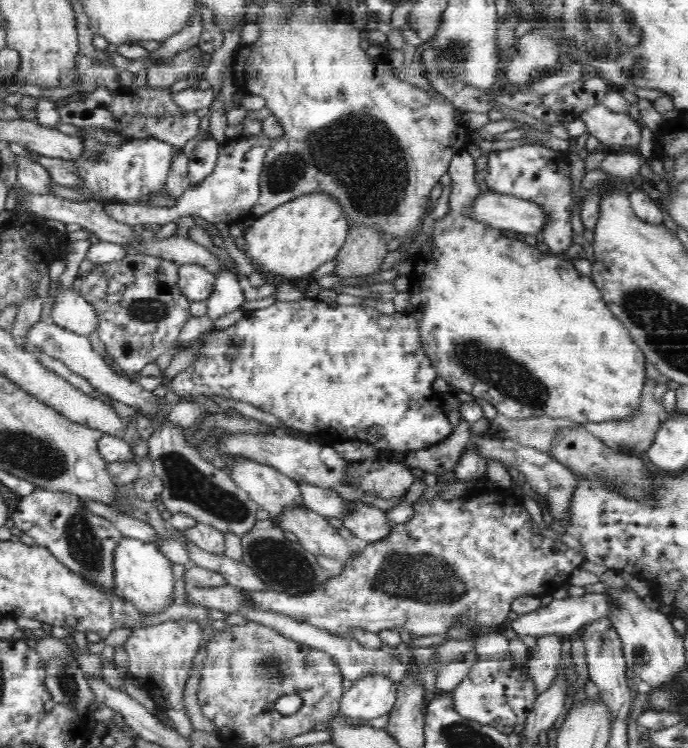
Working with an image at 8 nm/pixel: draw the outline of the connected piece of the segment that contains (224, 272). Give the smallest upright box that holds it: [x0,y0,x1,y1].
[206,264,245,322]

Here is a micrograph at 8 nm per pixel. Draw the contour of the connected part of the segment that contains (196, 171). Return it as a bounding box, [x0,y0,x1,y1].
[189,135,219,185]

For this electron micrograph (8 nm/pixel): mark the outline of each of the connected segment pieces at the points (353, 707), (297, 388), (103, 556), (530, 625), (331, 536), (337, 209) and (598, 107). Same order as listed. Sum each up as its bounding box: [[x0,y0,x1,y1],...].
[[339,674,397,720],[170,298,454,452],[12,488,123,589],[510,593,611,638],[277,508,358,564],[242,190,349,281],[580,103,640,150]]

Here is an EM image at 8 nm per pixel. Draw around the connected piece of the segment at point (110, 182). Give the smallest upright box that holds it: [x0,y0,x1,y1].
[74,139,177,202]

